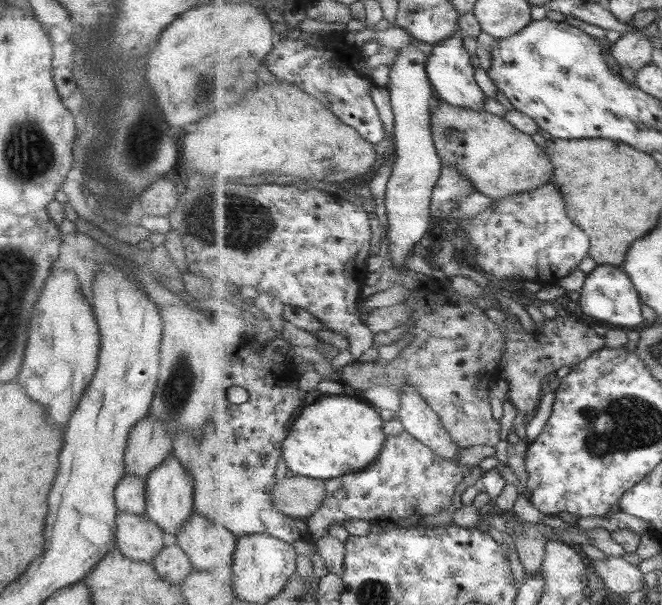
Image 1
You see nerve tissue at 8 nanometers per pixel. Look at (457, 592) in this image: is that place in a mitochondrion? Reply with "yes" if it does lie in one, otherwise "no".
no

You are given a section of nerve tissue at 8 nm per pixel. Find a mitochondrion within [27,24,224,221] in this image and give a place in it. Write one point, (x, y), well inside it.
(144, 138)

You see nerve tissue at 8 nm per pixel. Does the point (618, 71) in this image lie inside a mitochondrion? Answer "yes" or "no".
no

